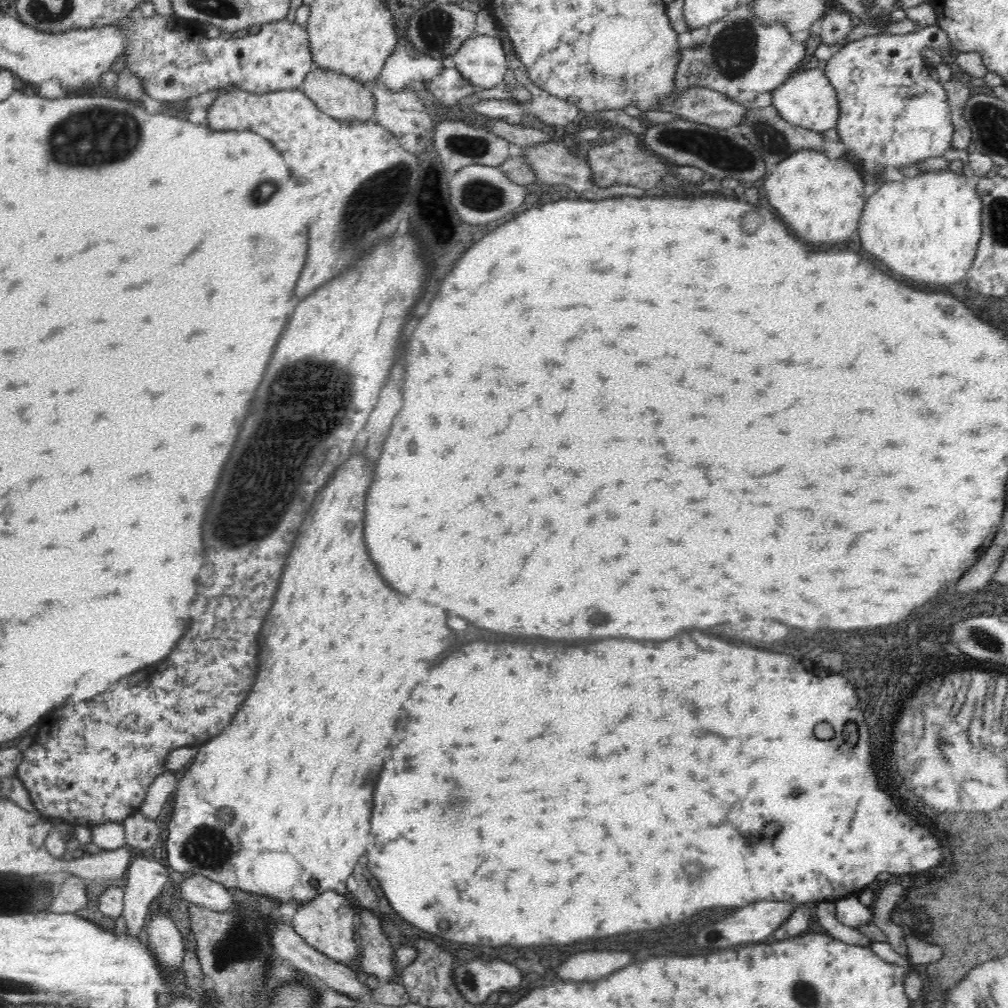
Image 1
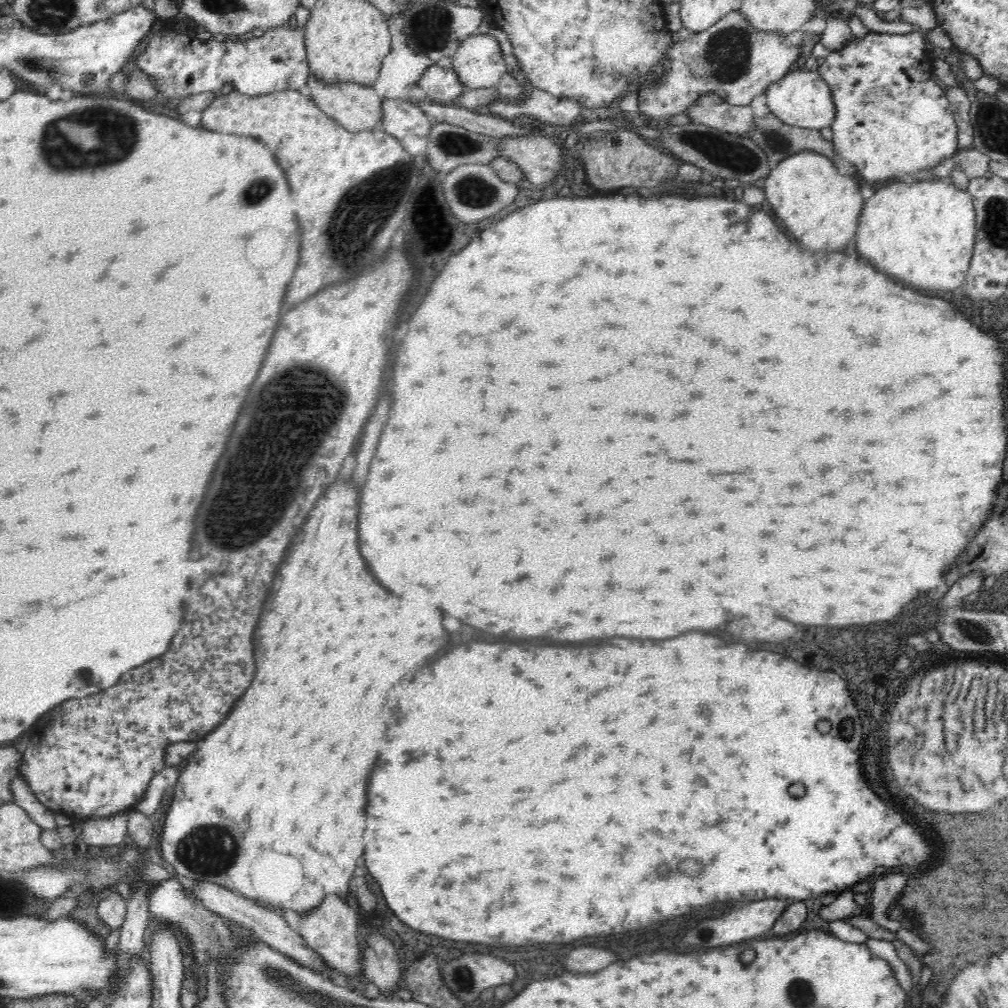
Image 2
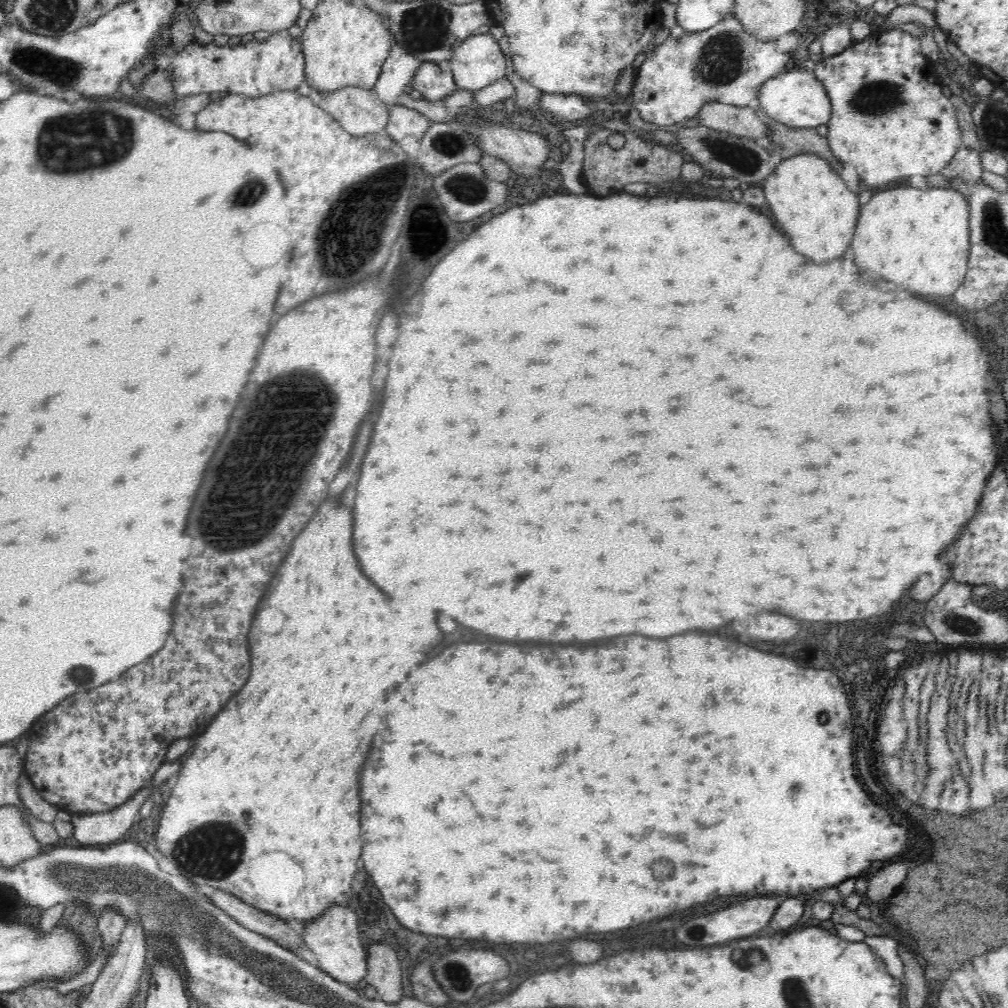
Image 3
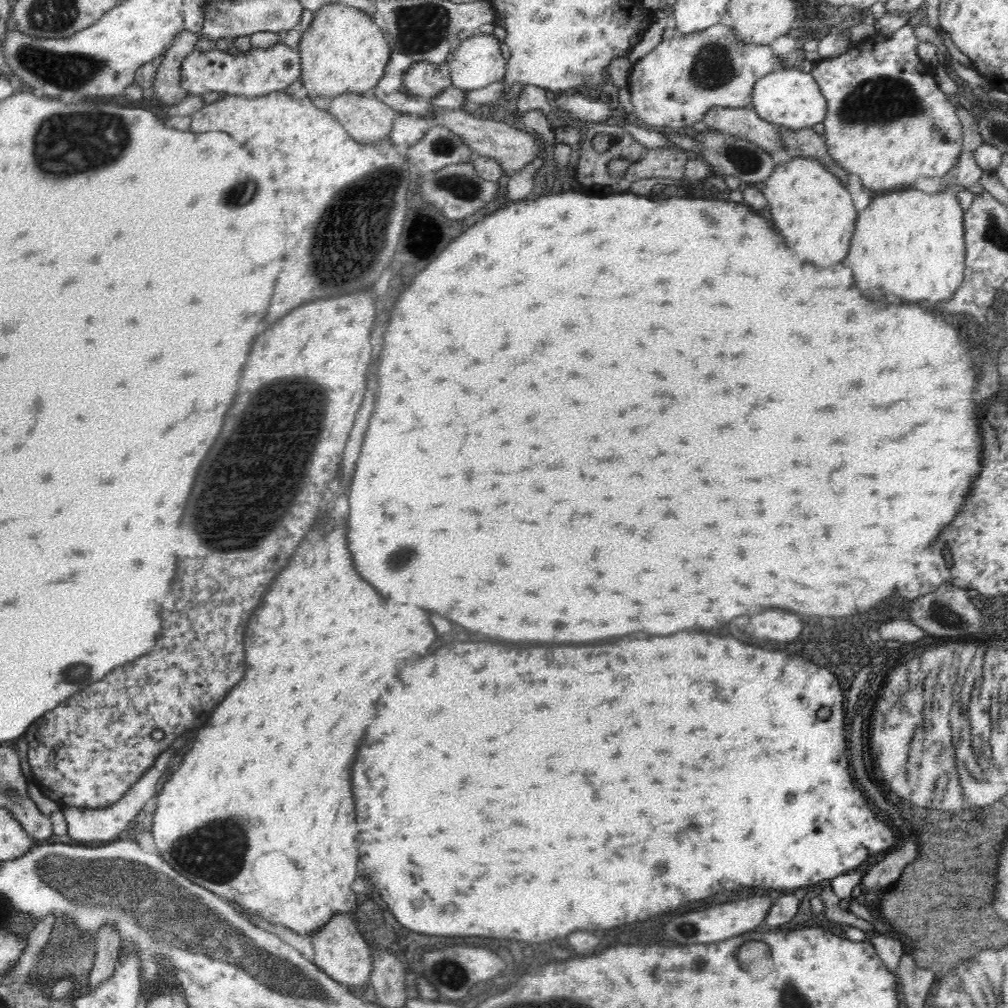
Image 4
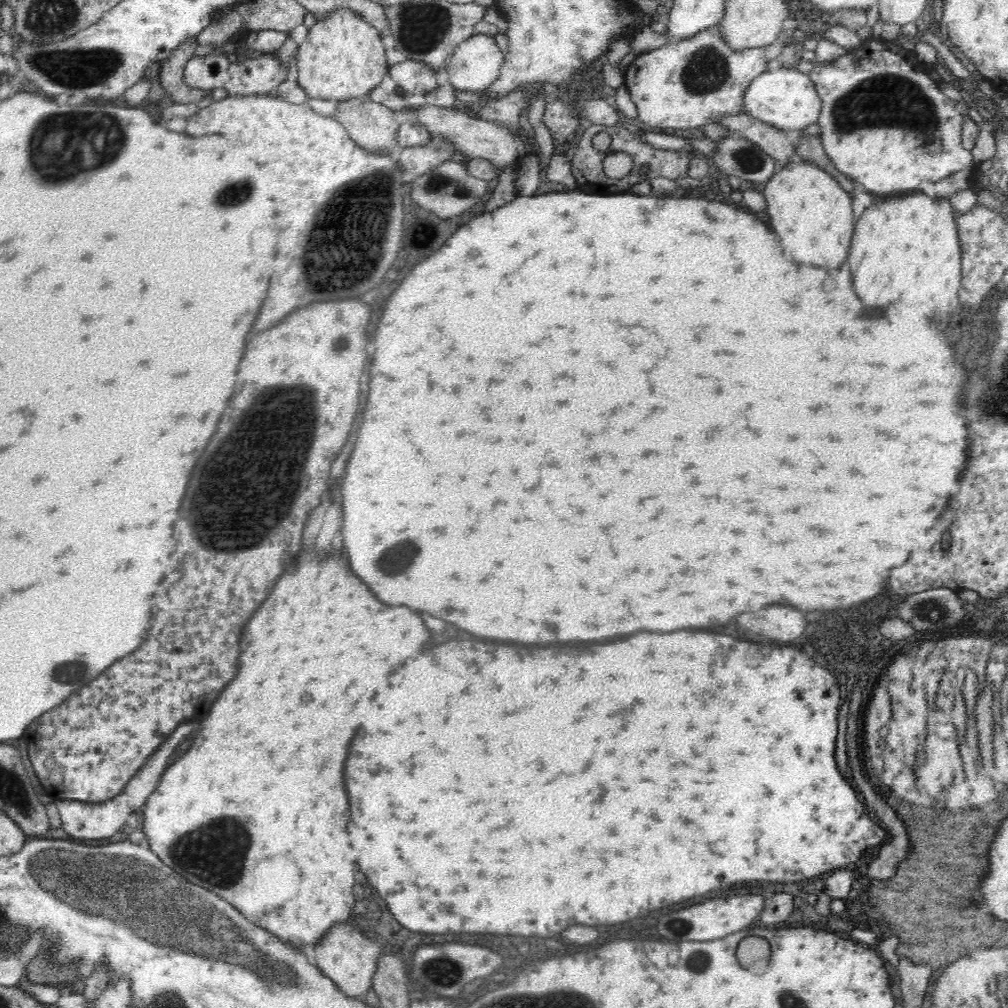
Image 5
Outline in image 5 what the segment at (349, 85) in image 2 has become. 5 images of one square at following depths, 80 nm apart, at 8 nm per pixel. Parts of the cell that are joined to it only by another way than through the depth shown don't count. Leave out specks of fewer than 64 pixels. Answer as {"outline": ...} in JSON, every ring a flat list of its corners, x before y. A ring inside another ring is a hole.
{"outline":[[356,98,338,102,334,117,341,122,349,137,358,146,368,152,387,152,392,154,396,150,396,134,398,134,400,119,399,115,386,106,370,101,362,101]]}

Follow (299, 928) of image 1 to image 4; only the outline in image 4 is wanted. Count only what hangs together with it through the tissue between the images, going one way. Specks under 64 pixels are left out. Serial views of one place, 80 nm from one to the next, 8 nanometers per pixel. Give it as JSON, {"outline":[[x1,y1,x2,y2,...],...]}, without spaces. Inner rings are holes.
{"outline":[[350,912,334,914,322,928,312,934,311,943,315,952,313,963,336,982,348,985,353,992,362,995,372,972,373,949,370,949,362,935,358,933]]}

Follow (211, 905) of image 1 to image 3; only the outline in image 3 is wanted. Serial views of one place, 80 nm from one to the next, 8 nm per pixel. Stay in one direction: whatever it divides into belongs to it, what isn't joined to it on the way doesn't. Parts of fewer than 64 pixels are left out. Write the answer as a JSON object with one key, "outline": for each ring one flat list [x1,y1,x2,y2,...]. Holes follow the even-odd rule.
{"outline":[[215,890,212,895,208,896,208,899,214,905,224,909,224,912,228,913,228,915,232,915,232,918,242,924,243,928,271,938,276,943,280,943,282,947,286,947,296,954,303,954,302,949,300,949,302,936,290,928,288,923,281,918,254,908,237,896,228,894,223,890]]}

